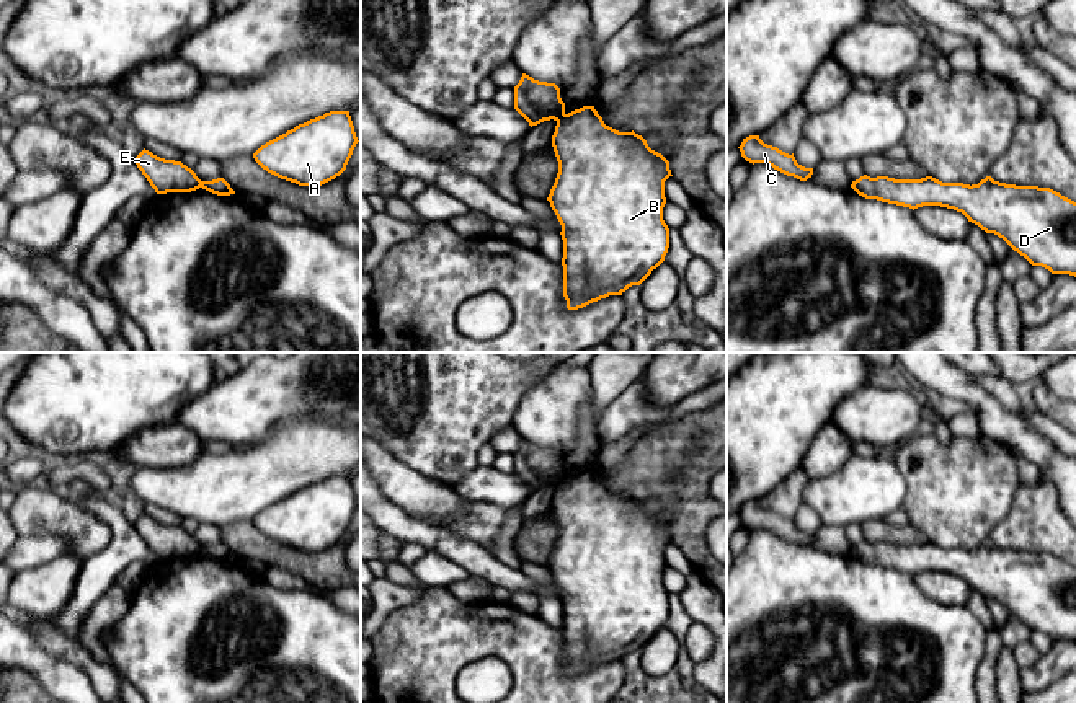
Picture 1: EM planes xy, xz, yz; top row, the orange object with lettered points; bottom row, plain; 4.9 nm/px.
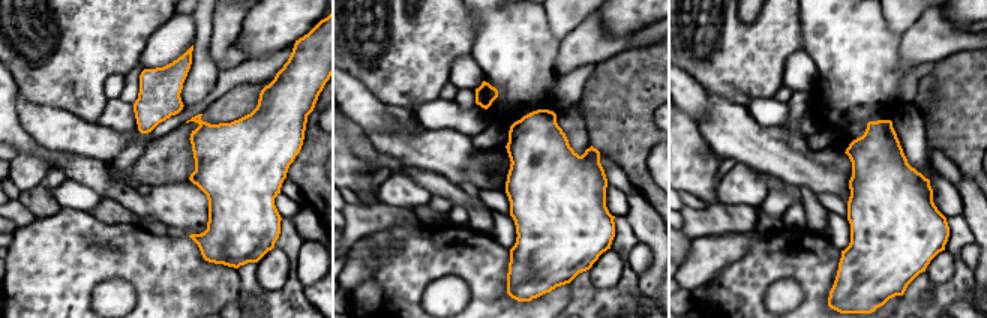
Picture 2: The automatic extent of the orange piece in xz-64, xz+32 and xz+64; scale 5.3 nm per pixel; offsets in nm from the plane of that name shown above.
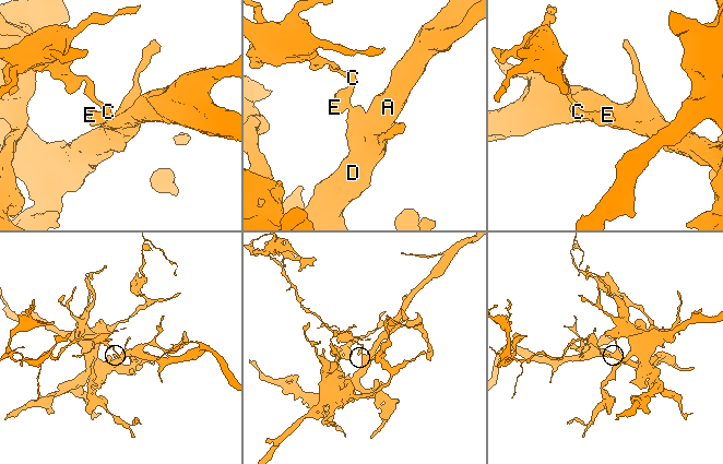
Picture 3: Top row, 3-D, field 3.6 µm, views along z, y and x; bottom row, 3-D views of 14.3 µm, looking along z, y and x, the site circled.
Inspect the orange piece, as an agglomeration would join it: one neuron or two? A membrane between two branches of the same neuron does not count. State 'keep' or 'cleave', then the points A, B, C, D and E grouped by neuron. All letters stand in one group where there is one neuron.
cleave; A B D / C E

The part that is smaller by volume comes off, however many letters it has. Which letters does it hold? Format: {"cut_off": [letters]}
{"cut_off": ["C", "E"]}

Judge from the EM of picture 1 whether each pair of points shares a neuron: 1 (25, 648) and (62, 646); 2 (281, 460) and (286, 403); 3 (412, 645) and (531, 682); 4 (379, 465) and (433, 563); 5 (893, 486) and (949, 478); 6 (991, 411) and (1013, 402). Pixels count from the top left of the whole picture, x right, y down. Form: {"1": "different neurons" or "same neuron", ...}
{"1": "different neurons", "2": "different neurons", "3": "same neuron", "4": "different neurons", "5": "different neurons", "6": "different neurons"}

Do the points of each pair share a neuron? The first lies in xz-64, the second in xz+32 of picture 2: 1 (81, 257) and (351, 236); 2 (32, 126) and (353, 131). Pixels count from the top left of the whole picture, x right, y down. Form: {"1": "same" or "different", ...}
{"1": "different", "2": "different"}

